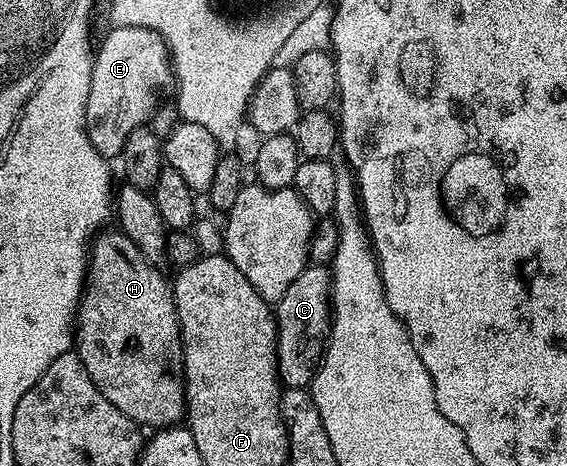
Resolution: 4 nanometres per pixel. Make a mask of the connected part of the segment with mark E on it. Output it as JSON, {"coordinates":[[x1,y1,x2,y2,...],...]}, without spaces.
{"coordinates":[[115,26,114,28,111,28,111,31,104,36,103,43,101,43,100,46,98,43,91,64,91,87,89,88,89,96,87,97,87,140,90,149,94,151,94,153,102,156,102,158,108,160,114,160,114,158,118,159,123,153,128,136,130,136,138,126,150,123,153,113,155,113,161,105,161,99,159,99,159,97,161,97,167,89,172,89,172,86,173,71,171,68,171,52,167,48,167,41,164,40,157,31,150,30,144,26]]}

